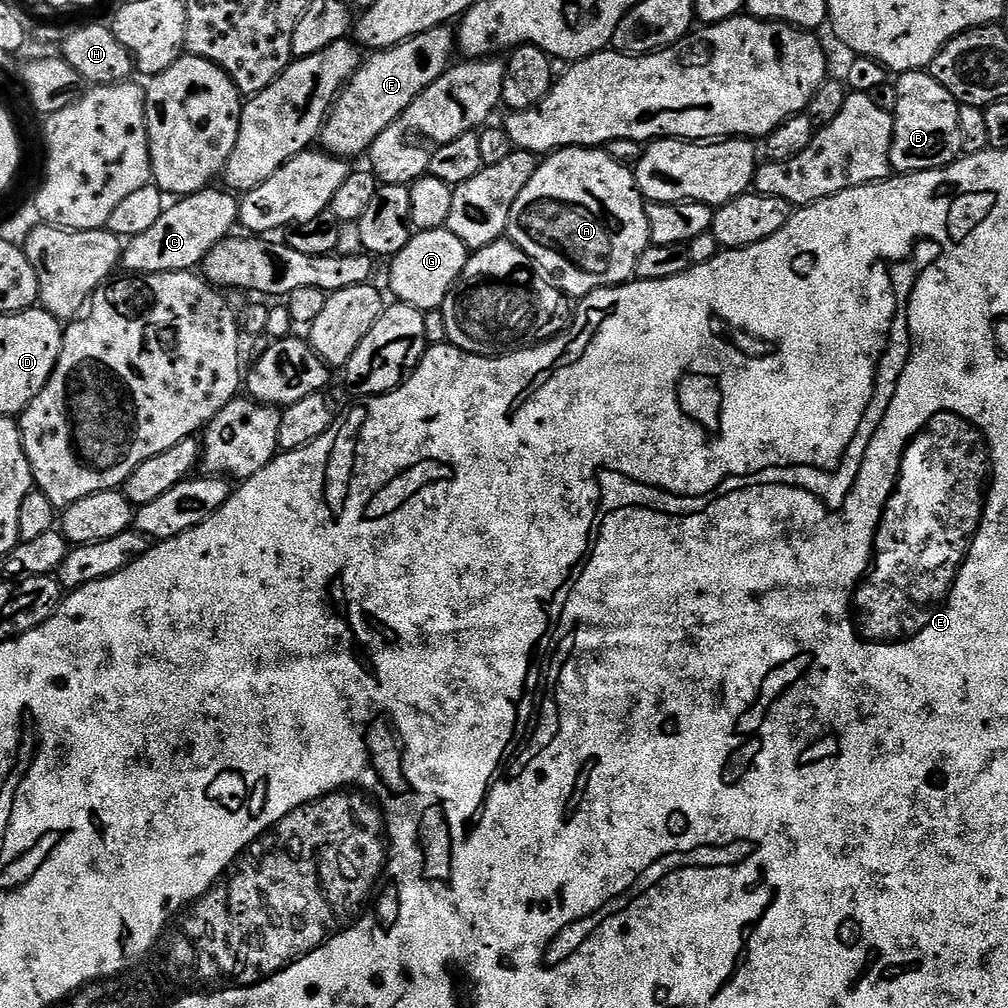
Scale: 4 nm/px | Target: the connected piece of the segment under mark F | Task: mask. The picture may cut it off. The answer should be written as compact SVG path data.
M441 26L426 30L426 34L418 34L393 48L373 51L369 55L372 57L361 63L332 103L318 137L323 151L341 158L363 157L372 147L374 138L378 138L378 134L382 134L382 130L386 130L386 126L390 126L390 122L394 122L394 118L398 118L398 114L402 114L402 110L406 110L422 90L448 71L454 60L452 48L454 52L457 44L453 29Z

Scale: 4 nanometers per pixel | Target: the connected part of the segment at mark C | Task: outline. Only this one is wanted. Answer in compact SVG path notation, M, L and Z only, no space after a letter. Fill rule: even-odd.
M209 186L192 196L177 199L172 205L169 203L154 226L123 245L123 271L128 274L187 272L203 265L206 254L214 250L218 242L228 239L240 218L239 199L231 191L217 188Z

